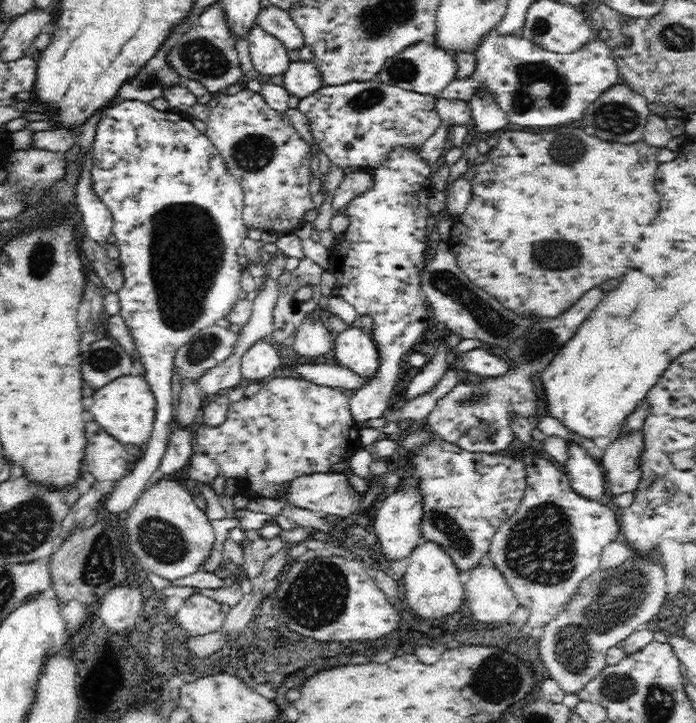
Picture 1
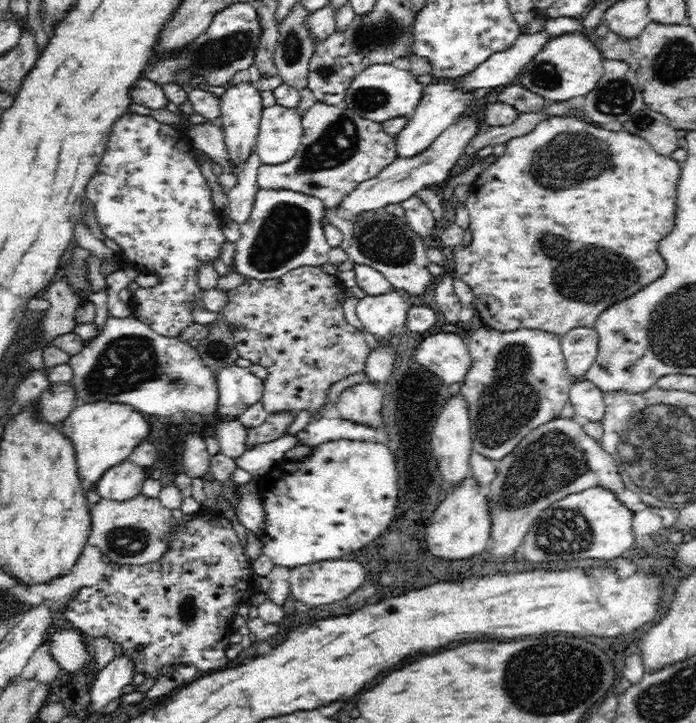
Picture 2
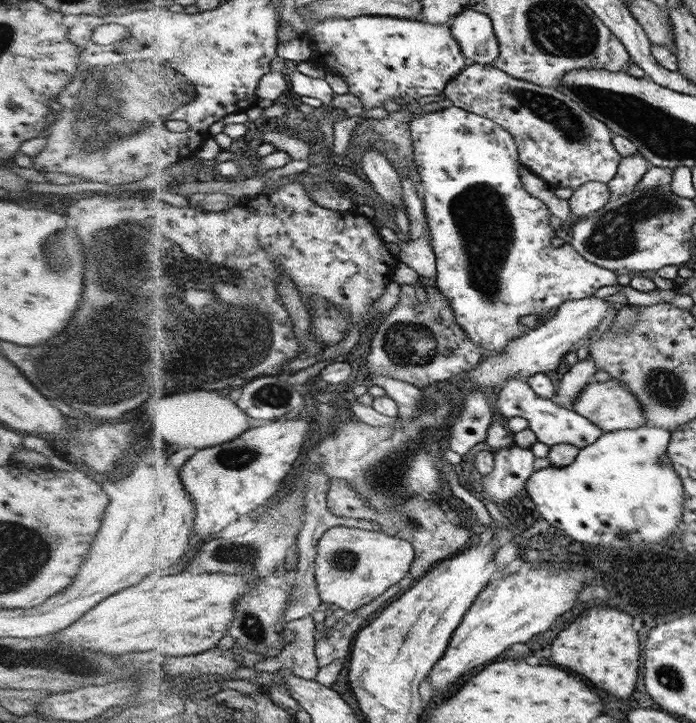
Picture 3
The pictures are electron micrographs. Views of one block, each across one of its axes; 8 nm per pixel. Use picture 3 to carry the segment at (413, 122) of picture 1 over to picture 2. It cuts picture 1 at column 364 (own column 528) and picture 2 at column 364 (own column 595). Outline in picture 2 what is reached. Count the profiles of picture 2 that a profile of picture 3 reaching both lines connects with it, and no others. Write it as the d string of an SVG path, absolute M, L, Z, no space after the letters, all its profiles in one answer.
M316 102L302 116L302 130L300 146L291 160L280 165L263 165L258 170L257 183L260 189L286 189L299 192L319 198L324 206L334 208L361 182L382 173L382 170L385 170L399 156L397 138L382 129L382 122L362 117L362 114L354 113L354 110L343 105Z

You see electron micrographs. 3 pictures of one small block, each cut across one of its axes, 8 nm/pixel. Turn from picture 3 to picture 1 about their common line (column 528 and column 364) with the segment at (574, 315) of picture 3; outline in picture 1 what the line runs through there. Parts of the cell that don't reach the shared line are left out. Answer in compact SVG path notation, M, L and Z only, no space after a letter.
M350 325L335 337L332 349L342 367L368 379L375 374L379 364L378 347L370 334Z

